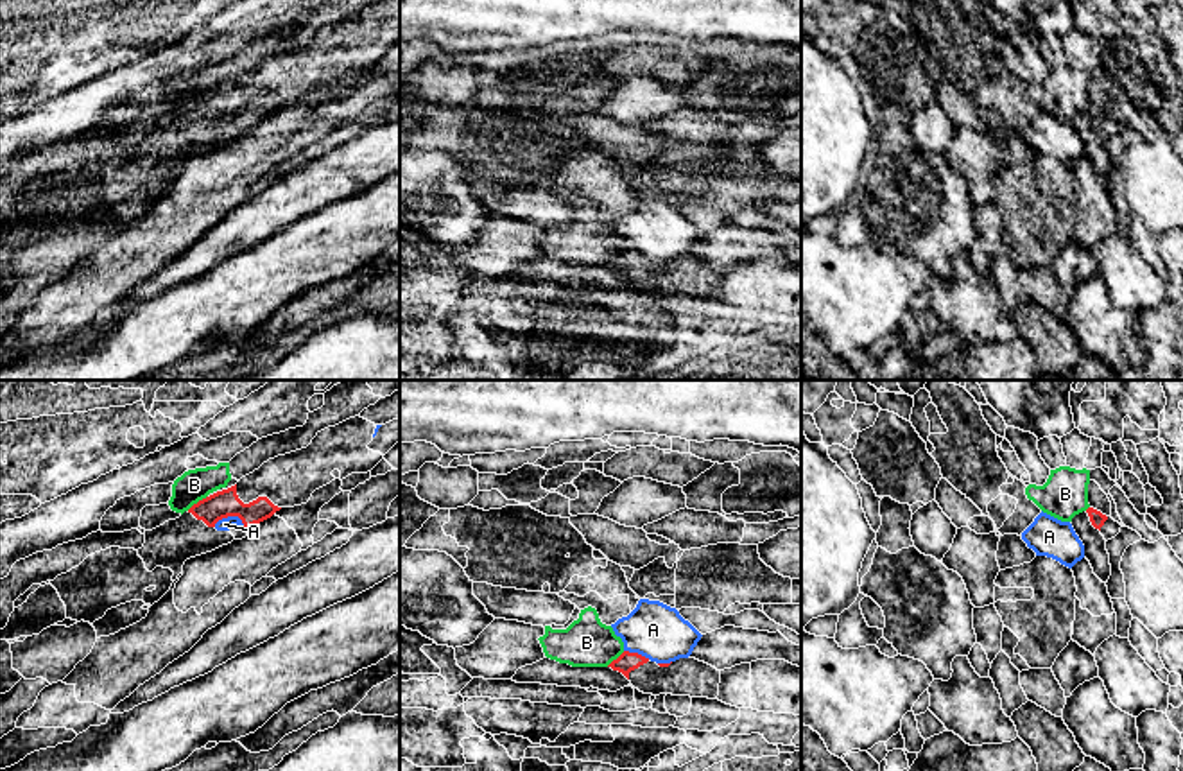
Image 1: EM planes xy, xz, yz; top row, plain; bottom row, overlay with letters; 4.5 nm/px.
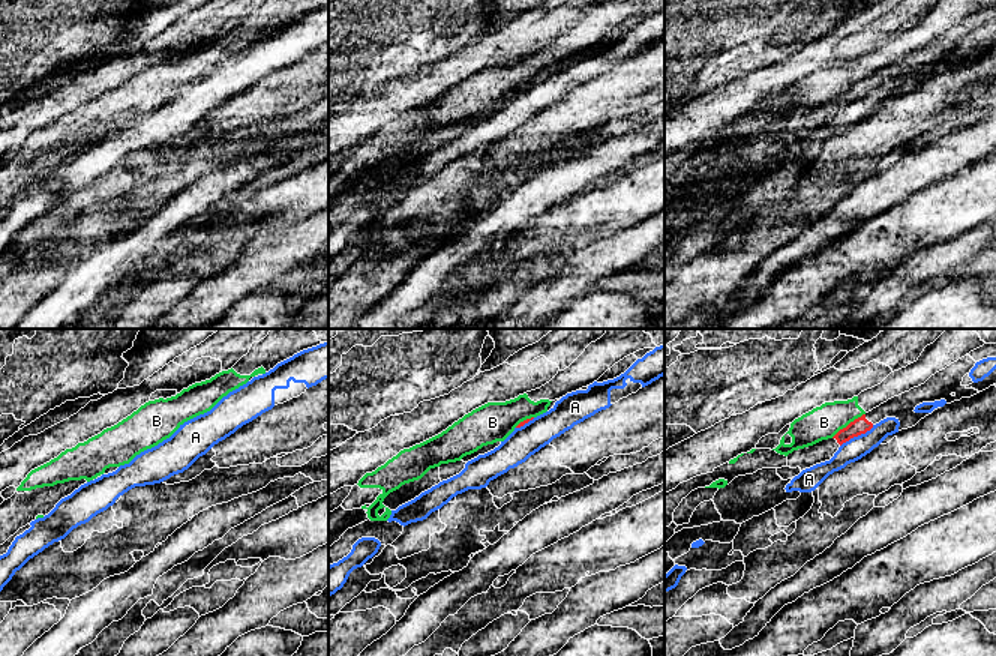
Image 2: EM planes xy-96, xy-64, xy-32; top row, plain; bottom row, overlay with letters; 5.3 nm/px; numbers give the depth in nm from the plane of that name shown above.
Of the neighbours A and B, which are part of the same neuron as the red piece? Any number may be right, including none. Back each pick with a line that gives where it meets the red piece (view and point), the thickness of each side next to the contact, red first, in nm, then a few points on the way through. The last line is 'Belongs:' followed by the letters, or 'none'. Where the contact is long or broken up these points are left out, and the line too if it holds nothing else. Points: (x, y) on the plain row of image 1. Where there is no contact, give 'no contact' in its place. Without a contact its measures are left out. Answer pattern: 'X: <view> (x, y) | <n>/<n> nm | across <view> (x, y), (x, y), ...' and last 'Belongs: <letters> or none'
Belongs: none

